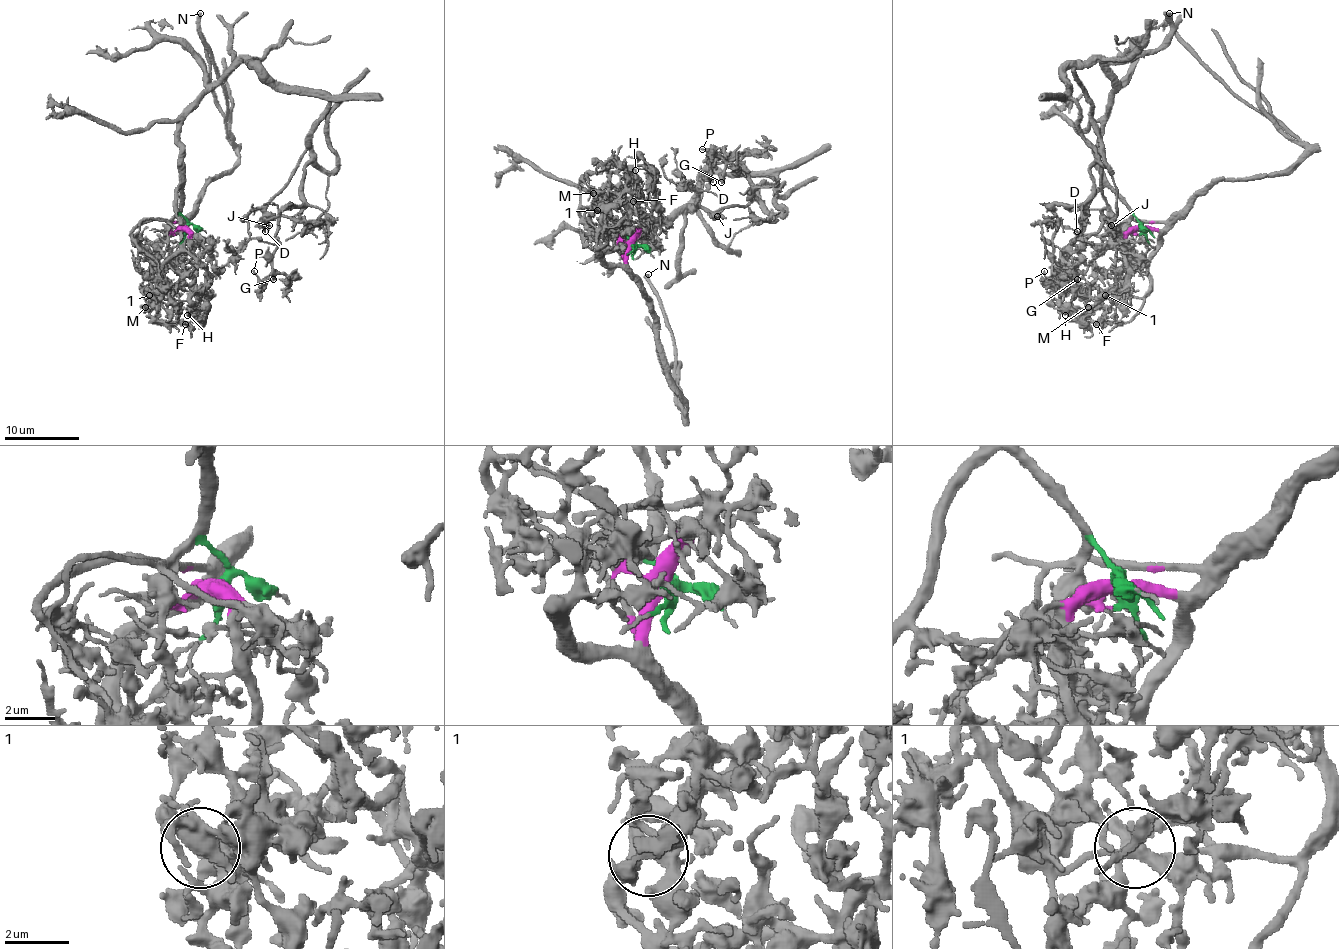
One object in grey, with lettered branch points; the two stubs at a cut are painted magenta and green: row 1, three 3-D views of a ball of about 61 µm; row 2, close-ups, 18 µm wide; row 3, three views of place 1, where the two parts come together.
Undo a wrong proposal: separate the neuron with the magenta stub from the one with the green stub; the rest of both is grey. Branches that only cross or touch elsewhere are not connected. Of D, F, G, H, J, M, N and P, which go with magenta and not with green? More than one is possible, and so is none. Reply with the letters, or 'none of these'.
F, H, M, N

